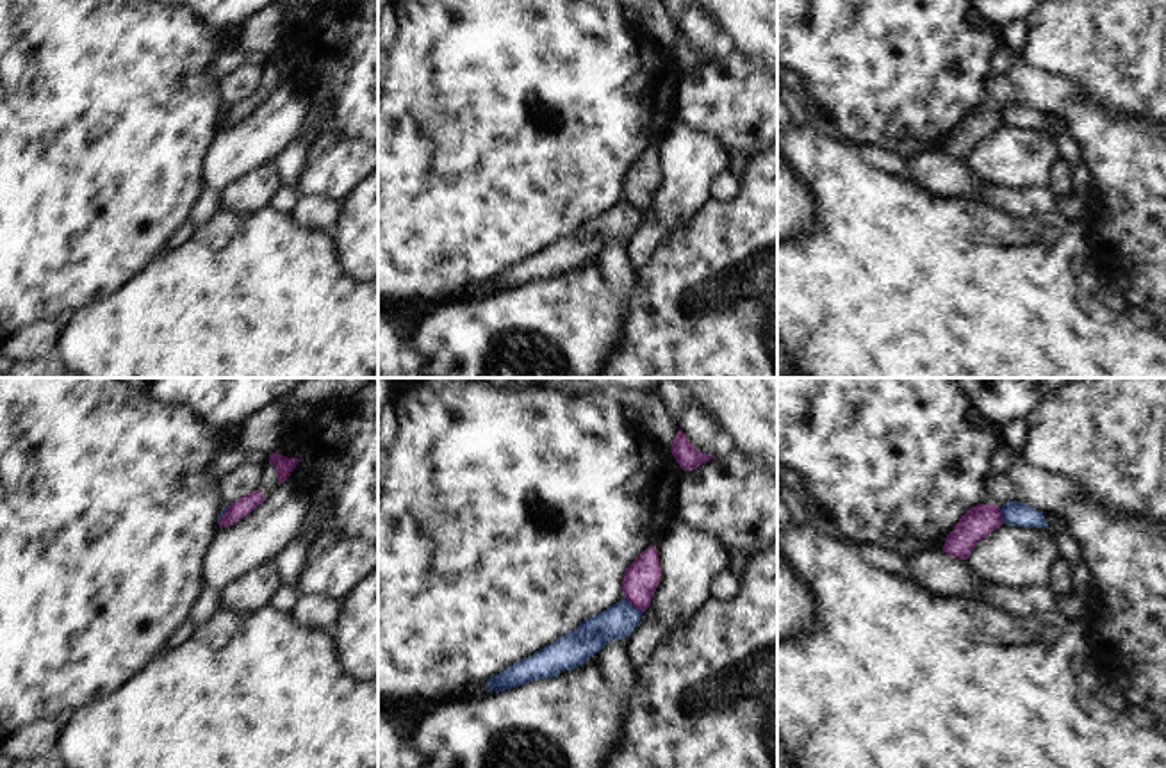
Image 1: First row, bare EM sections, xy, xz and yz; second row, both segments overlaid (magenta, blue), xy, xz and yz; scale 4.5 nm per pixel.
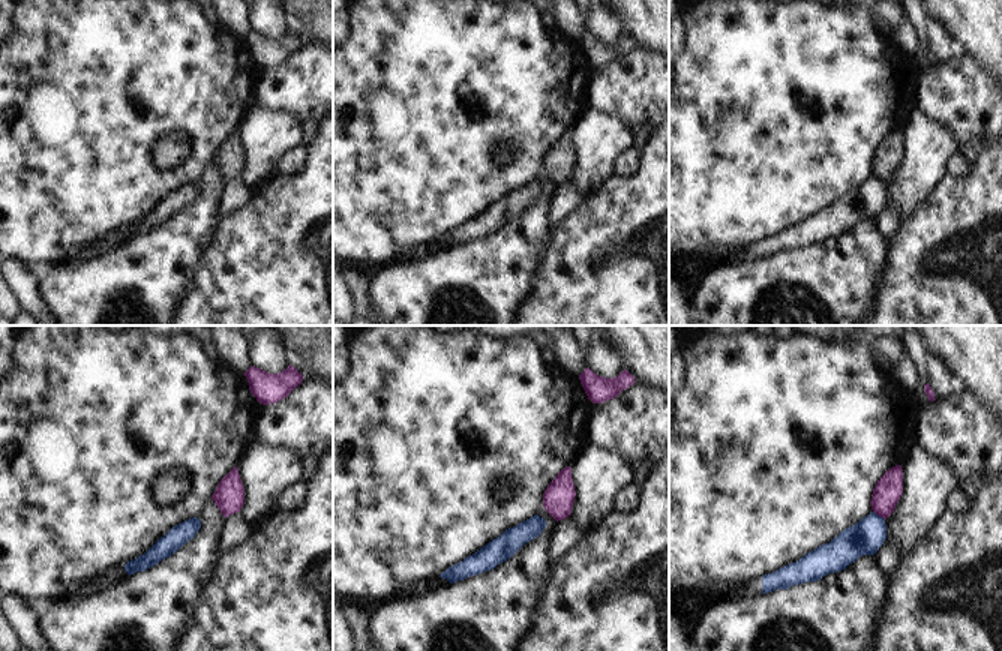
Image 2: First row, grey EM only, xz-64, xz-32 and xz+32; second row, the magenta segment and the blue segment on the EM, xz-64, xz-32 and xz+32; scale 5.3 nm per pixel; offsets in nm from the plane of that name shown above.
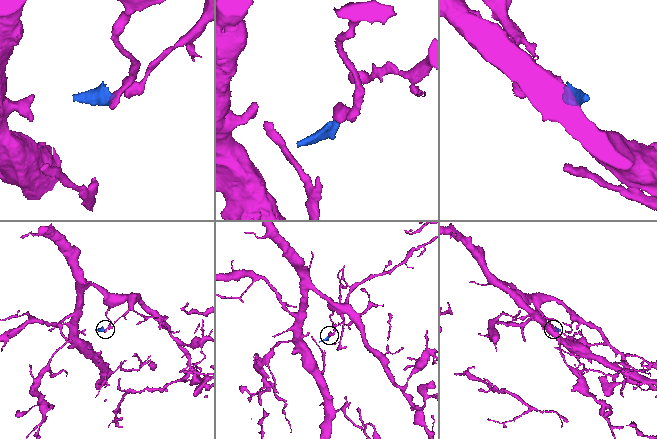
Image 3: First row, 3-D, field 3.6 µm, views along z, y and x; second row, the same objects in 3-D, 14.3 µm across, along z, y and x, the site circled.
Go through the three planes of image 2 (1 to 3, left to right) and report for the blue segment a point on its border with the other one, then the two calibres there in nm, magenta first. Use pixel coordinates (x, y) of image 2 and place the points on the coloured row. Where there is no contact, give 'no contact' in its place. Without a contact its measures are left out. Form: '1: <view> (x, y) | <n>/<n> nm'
1: no contact
2: no contact
3: xz+32 (879, 515) | 150/180 nm

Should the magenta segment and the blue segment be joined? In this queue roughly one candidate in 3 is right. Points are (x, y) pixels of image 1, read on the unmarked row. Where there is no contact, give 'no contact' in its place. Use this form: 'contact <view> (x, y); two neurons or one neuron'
contact xz (633, 207); two neurons

